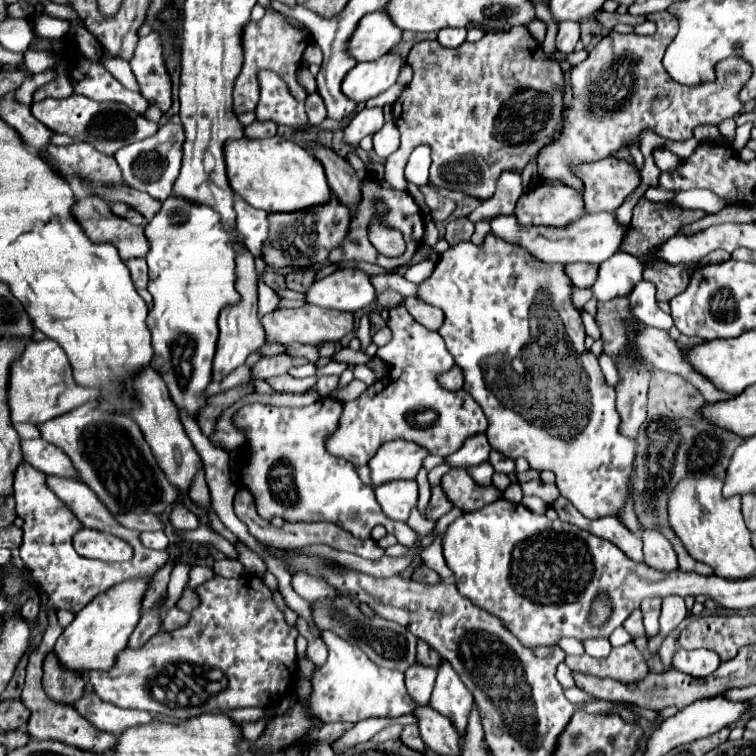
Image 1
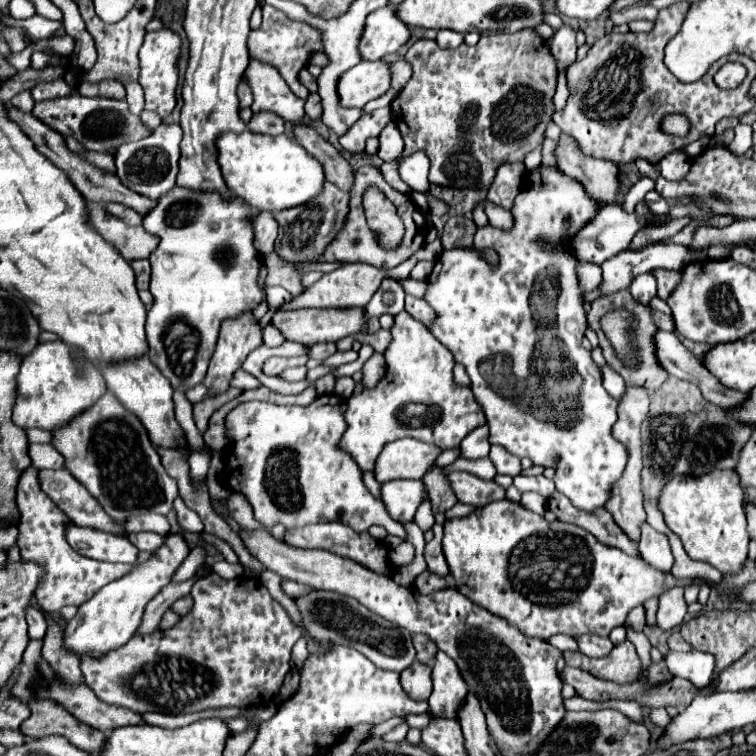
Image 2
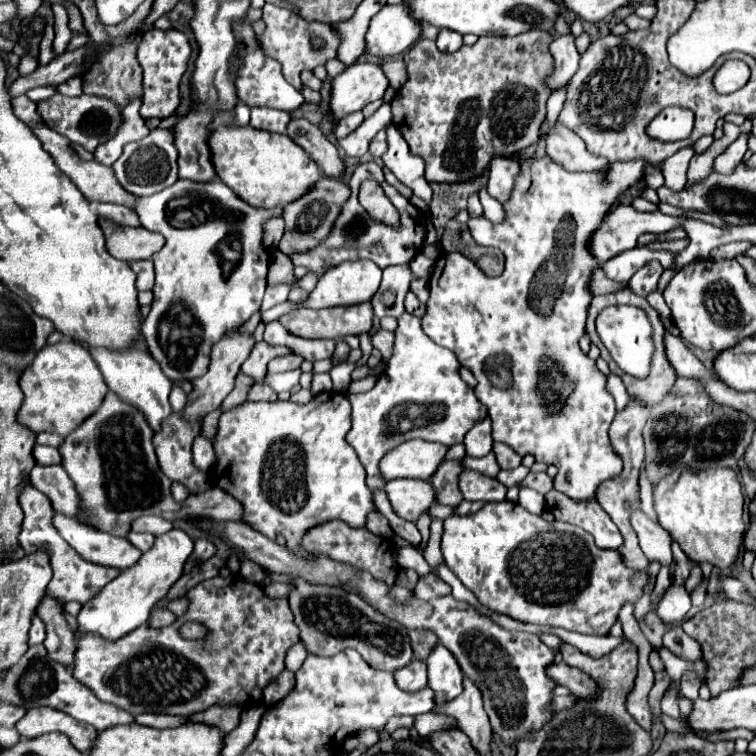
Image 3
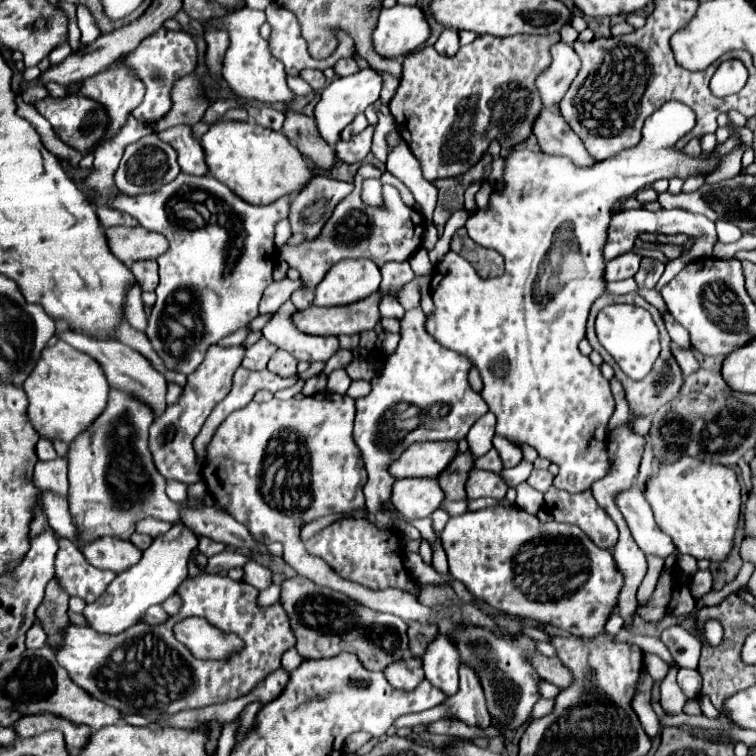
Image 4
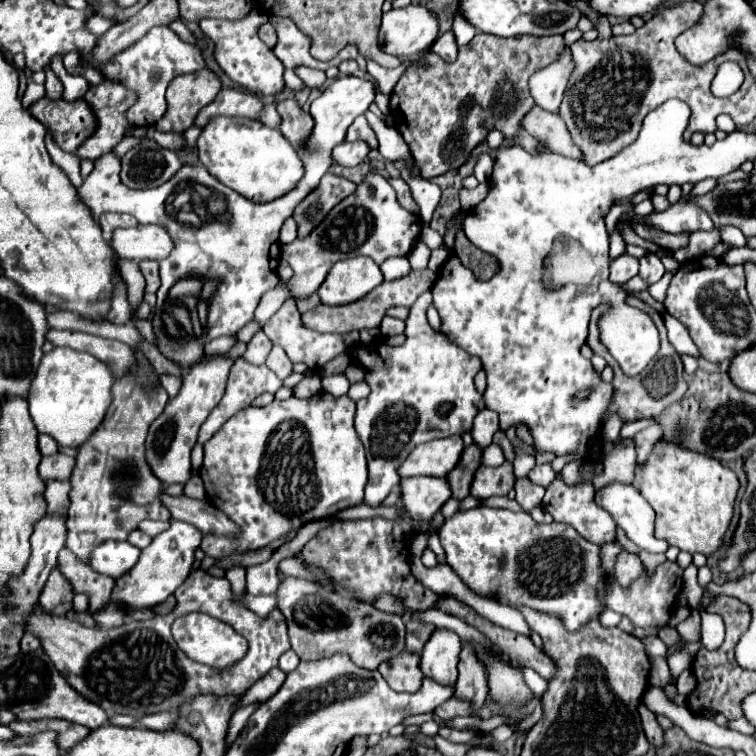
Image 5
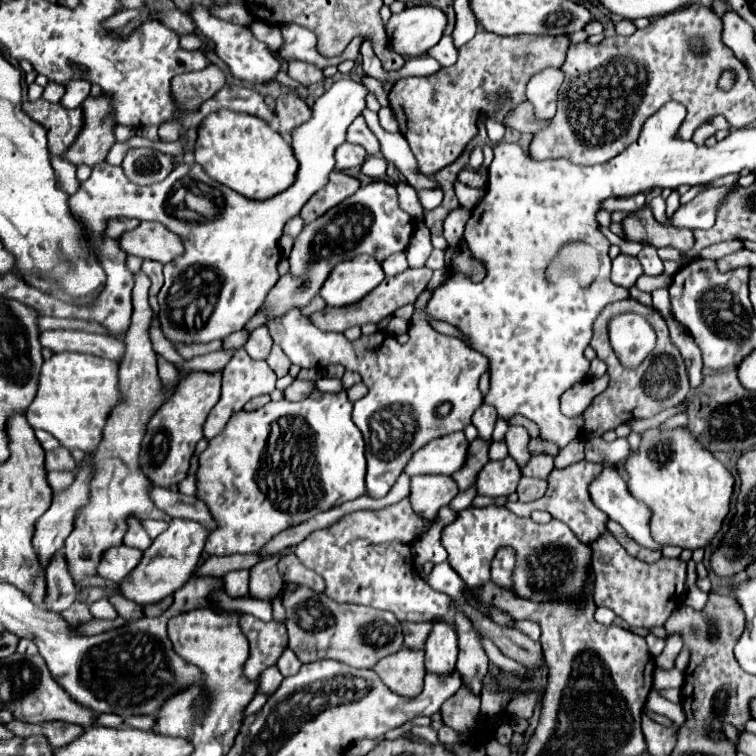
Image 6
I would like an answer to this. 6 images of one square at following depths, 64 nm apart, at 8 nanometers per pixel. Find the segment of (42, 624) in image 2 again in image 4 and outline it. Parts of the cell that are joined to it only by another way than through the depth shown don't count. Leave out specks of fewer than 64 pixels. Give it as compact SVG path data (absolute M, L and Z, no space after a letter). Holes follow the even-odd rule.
M36 622L26 634L26 646L28 648L40 648L40 646L44 646L44 642L46 642L46 634L42 630L42 624Z

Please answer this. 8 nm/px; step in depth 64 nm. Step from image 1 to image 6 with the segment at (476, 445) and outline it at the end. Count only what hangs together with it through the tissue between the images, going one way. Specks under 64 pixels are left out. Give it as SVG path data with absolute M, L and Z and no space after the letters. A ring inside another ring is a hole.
M482 404L474 416L472 416L472 424L478 428L478 438L482 440L490 440L492 438L492 432L494 432L494 426L496 426L496 410L488 404Z

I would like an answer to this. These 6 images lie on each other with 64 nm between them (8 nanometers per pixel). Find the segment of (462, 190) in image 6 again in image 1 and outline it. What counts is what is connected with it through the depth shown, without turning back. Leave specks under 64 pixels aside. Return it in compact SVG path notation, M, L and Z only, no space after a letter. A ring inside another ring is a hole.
M588 214L582 218L572 220L566 226L522 226L518 224L516 216L498 216L490 222L492 234L496 238L506 240L508 244L516 244L524 250L528 250L534 258L548 264L568 264L568 262L590 262L600 264L606 258L610 258L614 252L618 252L620 242L624 238L624 232L628 226L620 226L614 220L614 214Z

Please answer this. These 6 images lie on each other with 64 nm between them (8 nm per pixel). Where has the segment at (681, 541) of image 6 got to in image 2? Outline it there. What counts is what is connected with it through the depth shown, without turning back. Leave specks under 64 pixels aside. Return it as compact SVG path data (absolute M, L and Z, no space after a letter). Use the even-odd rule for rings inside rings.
M716 470L710 474L702 474L700 478L676 476L676 480L664 486L662 498L658 502L668 528L682 540L684 550L692 560L708 562L722 574L738 574L744 570L748 562L748 532L746 532L746 516L744 516L744 490L736 484L736 474L732 470Z

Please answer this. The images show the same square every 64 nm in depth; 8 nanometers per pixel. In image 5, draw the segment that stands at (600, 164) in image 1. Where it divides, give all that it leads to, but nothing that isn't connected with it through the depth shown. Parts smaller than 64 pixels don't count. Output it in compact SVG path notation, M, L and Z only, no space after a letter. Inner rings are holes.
M534 106L532 112L524 118L524 130L530 132L538 142L542 142L546 152L562 154L580 162L584 160L582 150L574 144L564 120L558 114Z

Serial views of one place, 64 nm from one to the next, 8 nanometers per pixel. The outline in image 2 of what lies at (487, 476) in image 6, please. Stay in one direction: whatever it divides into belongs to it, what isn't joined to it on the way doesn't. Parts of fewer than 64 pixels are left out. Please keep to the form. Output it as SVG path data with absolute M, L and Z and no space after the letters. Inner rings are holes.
M452 472L448 474L448 482L458 502L472 504L474 508L482 508L494 500L504 498L504 488L494 480L480 480L468 472Z

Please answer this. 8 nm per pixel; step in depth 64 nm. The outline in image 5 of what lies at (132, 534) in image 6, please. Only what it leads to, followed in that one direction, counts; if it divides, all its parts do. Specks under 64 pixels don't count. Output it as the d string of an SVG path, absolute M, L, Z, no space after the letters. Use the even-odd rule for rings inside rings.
M134 530L134 532L128 536L128 542L130 542L132 546L138 546L138 548L146 548L146 546L152 542L152 538L150 538L148 534L140 532L140 530Z

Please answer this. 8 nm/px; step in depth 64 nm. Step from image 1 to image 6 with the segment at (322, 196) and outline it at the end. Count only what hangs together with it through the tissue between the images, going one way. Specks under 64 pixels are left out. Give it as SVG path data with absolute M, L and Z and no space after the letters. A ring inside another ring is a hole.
M218 110L204 118L198 128L194 154L208 176L252 200L268 200L288 190L298 174L292 146L268 122L230 110Z

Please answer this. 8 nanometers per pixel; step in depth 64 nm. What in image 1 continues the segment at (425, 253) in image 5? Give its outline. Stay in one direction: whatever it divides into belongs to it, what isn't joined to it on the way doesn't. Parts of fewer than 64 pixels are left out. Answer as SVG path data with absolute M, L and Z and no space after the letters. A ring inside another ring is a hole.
M420 262L420 264L414 264L408 272L406 272L406 280L408 282L414 282L414 284L420 284L424 280L430 278L430 274L434 272L434 266L430 262Z

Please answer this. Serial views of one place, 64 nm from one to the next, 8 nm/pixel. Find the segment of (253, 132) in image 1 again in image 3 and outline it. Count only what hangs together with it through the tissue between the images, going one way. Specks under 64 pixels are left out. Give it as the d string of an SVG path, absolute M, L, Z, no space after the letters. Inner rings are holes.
M254 108L252 118L250 118L252 128L276 132L276 134L284 134L288 122L290 122L290 116L286 112L276 112L276 110L268 110L268 108Z

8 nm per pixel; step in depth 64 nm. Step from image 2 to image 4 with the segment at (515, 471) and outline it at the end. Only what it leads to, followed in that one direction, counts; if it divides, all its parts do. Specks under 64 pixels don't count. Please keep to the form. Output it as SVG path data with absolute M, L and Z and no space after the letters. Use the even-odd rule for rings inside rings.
M496 436L496 438L494 438L494 448L498 450L504 468L512 468L512 466L518 466L518 464L520 464L520 460L522 460L522 450L518 450L514 444L504 442L502 436Z

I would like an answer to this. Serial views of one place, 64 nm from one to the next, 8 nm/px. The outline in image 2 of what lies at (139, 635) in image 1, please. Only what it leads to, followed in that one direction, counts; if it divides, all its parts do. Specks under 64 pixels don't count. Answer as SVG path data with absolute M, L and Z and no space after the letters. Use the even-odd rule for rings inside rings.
M196 578L190 580L190 582L184 582L184 584L166 584L158 592L158 596L154 596L154 600L150 600L146 604L146 610L144 610L144 616L142 616L142 624L138 626L136 634L142 636L142 634L152 634L154 630L158 630L162 614L172 606L174 600L182 598L182 594L188 594L194 582L196 582Z

